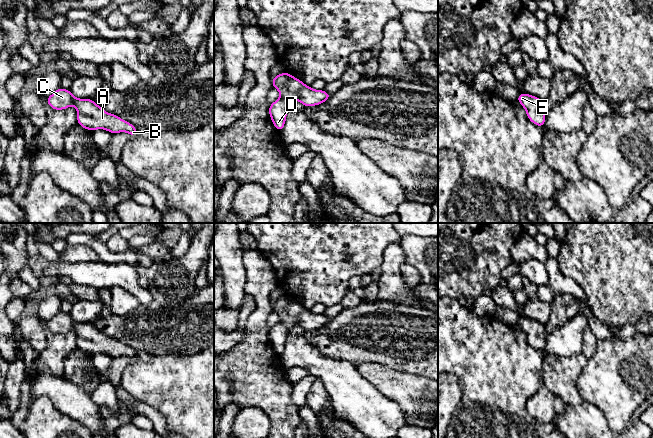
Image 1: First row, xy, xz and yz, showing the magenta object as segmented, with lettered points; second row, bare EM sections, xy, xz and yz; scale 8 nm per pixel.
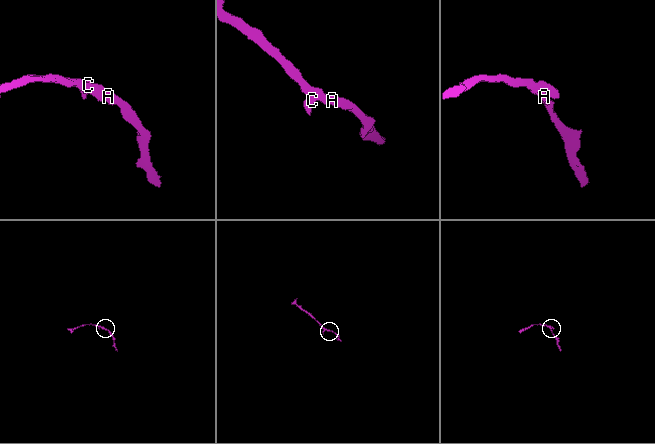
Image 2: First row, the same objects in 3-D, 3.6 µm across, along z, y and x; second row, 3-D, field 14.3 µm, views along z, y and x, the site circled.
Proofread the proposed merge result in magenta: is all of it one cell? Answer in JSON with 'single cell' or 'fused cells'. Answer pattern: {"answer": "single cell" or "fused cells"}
{"answer": "single cell"}

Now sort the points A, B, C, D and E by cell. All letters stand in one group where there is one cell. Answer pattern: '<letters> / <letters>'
A B C D E

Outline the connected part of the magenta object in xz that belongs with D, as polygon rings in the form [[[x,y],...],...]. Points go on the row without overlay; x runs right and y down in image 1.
[[[285,296],[271,302],[271,304],[273,312],[280,316],[280,322],[270,328],[269,339],[274,351],[279,356],[285,350],[287,333],[292,325],[298,324],[305,331],[316,330],[324,327],[332,319],[324,314],[314,314]]]

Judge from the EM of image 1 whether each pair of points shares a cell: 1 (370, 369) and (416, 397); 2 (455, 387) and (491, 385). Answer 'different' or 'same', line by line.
1: same
2: different

